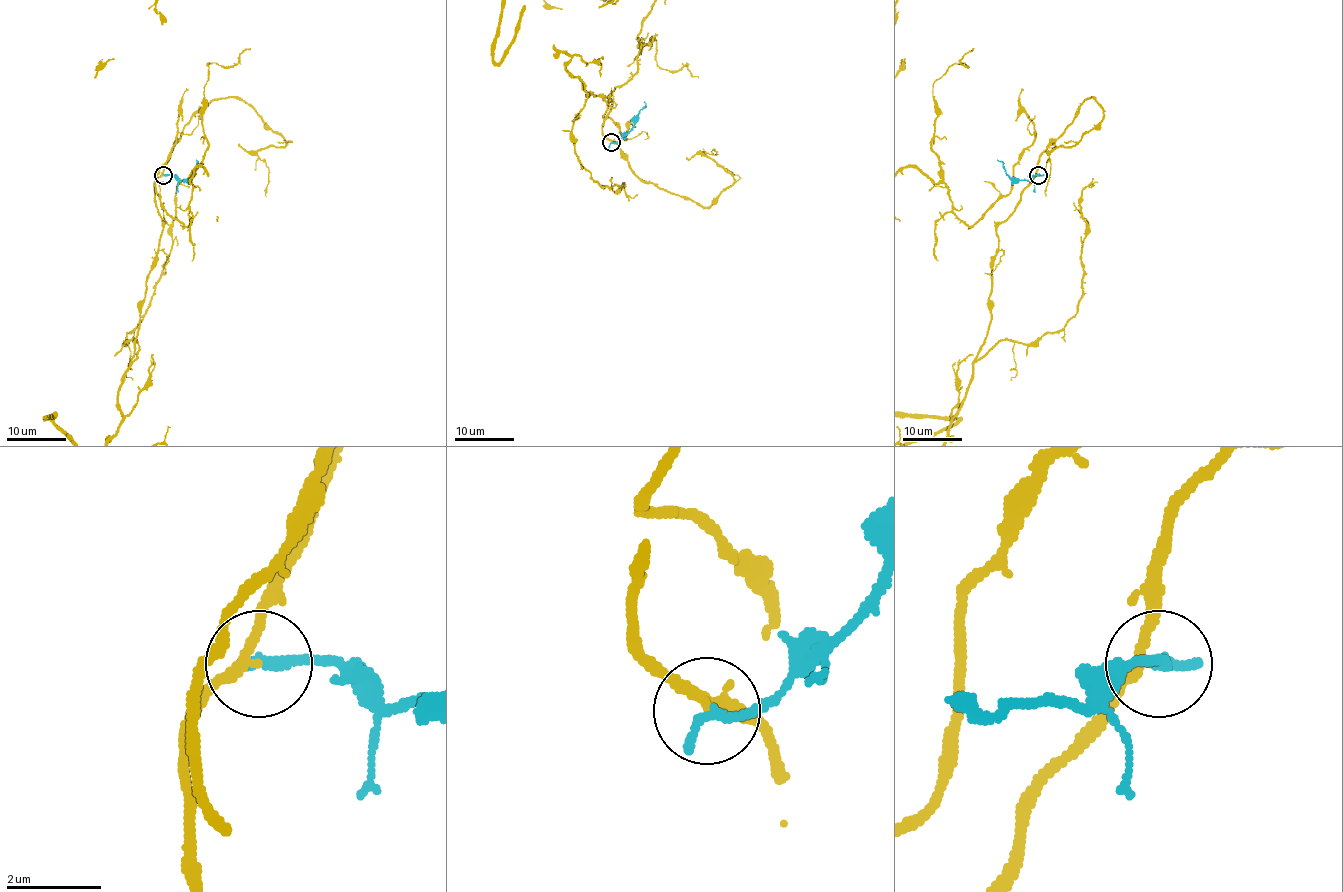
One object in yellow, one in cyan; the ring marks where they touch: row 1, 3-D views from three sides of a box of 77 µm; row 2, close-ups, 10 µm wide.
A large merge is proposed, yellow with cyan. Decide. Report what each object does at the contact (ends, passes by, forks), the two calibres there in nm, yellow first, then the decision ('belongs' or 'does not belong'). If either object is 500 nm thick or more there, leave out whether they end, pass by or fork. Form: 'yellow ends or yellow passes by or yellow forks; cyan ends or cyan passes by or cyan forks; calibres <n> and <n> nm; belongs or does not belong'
yellow passes by; cyan ends; calibres 180 and 280 nm; does not belong

